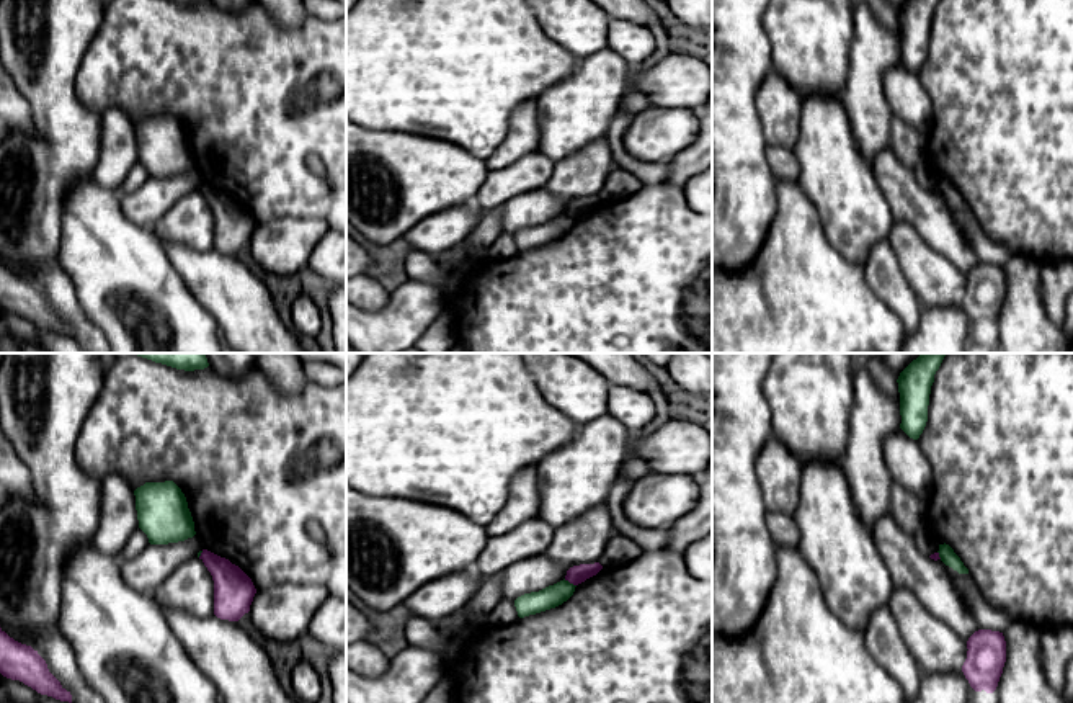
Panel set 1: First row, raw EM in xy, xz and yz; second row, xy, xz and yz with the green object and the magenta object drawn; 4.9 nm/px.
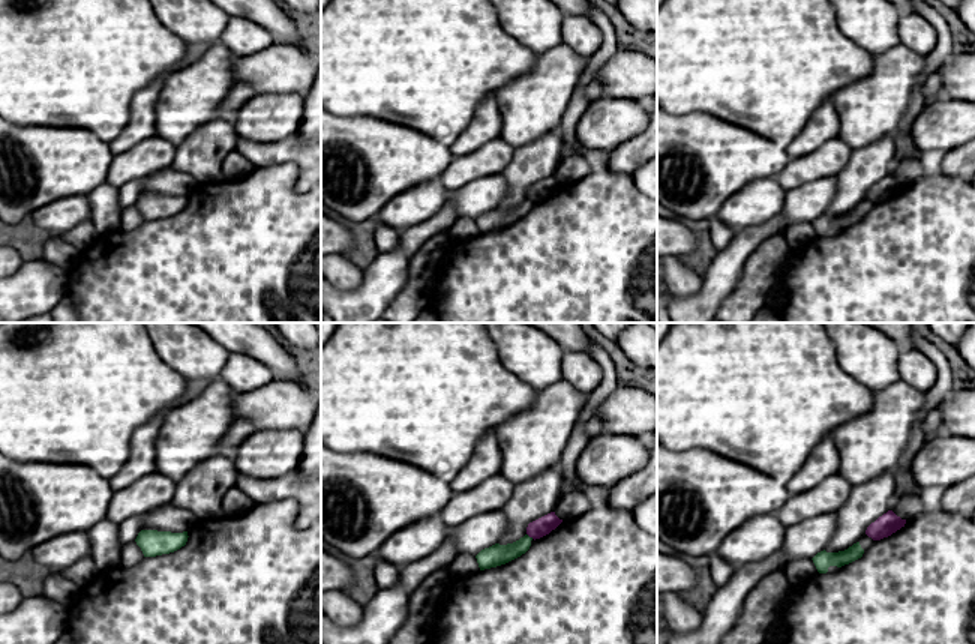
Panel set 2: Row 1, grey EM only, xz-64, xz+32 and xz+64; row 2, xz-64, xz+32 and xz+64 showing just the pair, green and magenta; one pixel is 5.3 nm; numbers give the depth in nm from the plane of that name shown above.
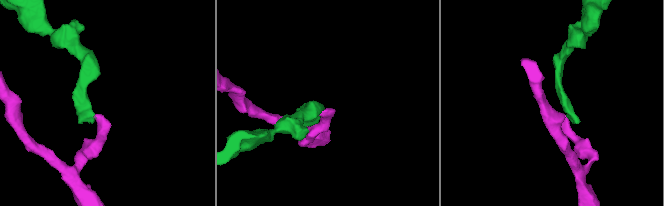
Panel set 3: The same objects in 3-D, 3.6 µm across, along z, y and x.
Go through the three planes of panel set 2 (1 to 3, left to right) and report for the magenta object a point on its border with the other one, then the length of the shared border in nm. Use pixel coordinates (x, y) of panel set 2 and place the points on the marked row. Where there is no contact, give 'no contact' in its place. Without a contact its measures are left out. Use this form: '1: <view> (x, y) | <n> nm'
1: no contact
2: xz+32 (528, 536) | 50 nm
3: no contact

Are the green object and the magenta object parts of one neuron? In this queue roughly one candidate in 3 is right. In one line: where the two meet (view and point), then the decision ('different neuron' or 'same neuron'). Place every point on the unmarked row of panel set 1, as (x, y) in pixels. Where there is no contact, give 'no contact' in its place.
meets green in xz at (569, 216); different neuron

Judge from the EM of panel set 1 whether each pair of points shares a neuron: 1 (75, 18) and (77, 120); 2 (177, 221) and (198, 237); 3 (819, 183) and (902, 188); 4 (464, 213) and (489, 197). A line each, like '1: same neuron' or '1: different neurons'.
1: same neuron
2: same neuron
3: different neurons
4: different neurons

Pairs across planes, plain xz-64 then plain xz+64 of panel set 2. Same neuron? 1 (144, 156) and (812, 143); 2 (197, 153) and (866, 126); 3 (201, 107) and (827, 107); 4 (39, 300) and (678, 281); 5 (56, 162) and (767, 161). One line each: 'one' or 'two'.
1: two
2: two
3: two
4: two
5: one

